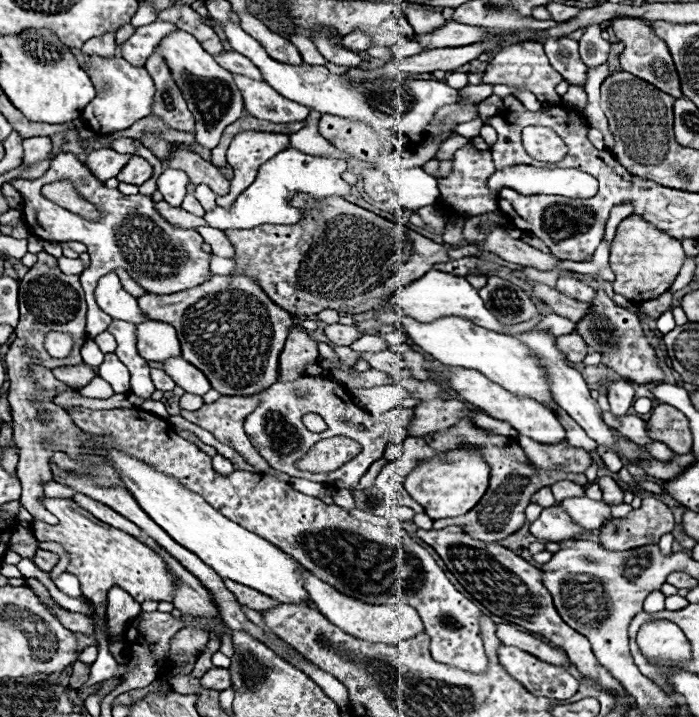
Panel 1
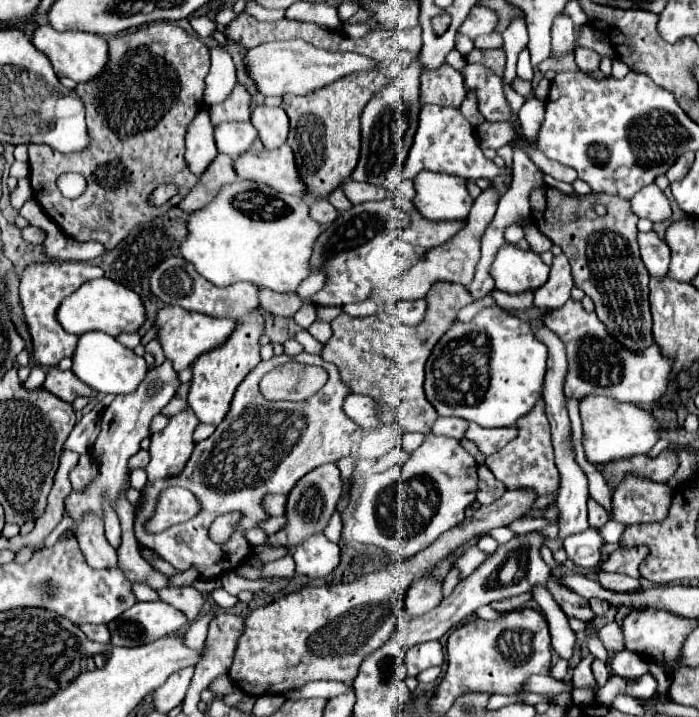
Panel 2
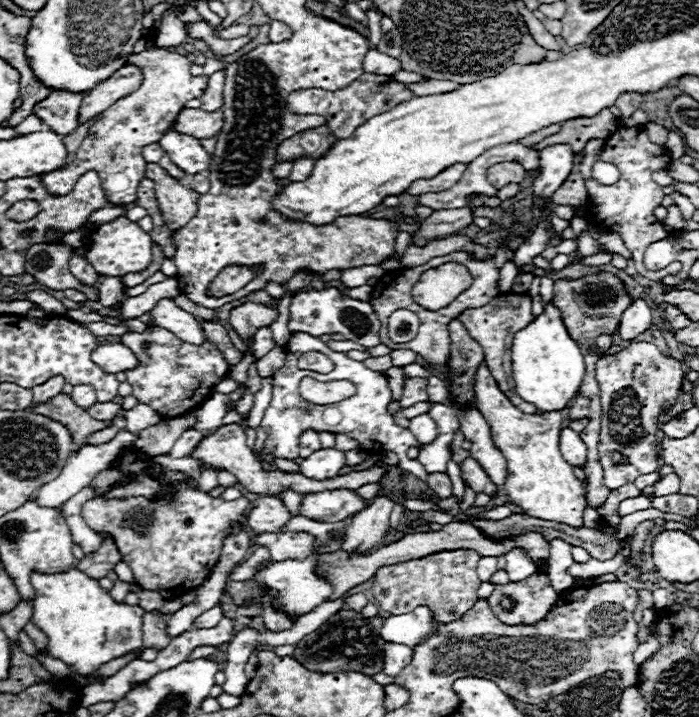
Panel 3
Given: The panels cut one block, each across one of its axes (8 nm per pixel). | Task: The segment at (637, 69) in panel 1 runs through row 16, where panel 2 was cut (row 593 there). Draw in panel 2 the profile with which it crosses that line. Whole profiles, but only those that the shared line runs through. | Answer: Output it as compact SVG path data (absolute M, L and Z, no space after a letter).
M598 572L598 582L602 584L602 588L606 590L616 590L616 592L638 592L640 590L640 582L636 578L624 576L624 574L606 574L606 572Z

